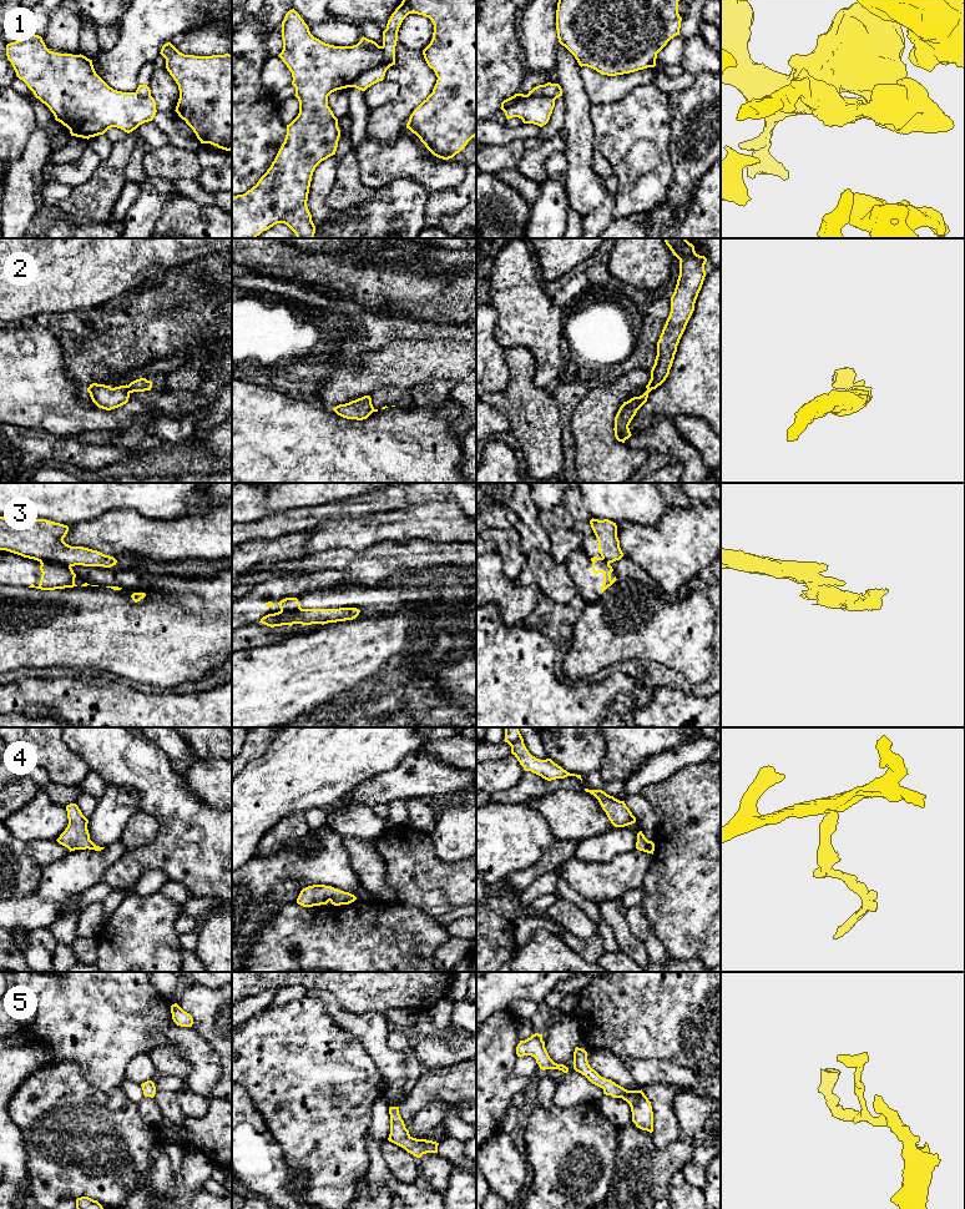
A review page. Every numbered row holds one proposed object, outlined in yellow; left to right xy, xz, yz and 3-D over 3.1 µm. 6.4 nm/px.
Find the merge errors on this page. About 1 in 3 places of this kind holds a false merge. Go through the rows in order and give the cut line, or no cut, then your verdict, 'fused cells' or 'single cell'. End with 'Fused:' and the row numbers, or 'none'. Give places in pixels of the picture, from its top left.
1: cut in xz along (382, 46), (383, 61), (359, 74), (347, 86); fused cells
2: cut in xy along (127, 386), (130, 392); fused cells
3: cut in xy along (40, 560), (56, 560), (70, 567); fused cells
4: no cut; single cell
5: no cut; single cell
Fused: 1, 2, 3

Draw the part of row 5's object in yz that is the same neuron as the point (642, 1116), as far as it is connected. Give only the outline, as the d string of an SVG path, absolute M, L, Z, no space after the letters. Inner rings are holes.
M576 1047L574 1052L574 1069L585 1075L592 1084L603 1089L603 1094L626 1100L632 1112L632 1122L637 1128L653 1132L652 1105L645 1093L641 1090L627 1090L611 1079L601 1077L592 1069L587 1061L587 1052Z

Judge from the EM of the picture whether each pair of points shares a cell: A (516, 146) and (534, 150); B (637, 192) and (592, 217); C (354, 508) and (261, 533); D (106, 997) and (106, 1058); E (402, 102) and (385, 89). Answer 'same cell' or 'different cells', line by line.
A: different cells
B: different cells
C: same cell
D: same cell
E: different cells

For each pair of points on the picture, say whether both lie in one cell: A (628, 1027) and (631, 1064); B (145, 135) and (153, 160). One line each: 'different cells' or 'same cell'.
A: different cells
B: different cells

